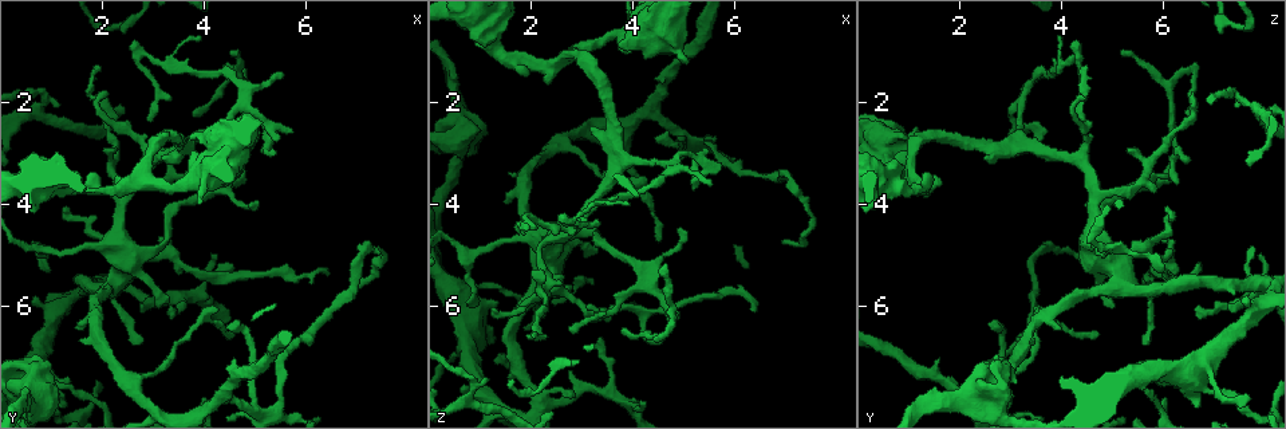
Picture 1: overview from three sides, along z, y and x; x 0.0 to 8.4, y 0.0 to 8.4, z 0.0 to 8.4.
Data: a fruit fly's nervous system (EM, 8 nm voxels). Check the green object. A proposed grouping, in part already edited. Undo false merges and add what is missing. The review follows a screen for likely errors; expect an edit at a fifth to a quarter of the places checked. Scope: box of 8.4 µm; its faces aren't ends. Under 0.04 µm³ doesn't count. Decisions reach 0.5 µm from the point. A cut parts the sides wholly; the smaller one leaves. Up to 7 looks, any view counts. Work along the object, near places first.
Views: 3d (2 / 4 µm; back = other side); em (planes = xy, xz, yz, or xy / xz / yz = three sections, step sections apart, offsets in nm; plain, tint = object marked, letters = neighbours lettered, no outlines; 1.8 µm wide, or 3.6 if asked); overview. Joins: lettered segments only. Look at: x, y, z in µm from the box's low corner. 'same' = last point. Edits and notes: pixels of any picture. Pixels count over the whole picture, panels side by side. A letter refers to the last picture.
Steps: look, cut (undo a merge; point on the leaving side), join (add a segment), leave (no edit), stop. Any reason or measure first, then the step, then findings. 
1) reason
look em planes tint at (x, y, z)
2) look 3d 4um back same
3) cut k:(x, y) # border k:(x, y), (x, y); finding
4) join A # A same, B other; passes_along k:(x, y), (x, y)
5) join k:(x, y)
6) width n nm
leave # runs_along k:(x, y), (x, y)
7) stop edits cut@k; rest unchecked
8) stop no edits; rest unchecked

sudden change in width
look em 3.6um planes tint at (1.15, 3.55, 0.65)

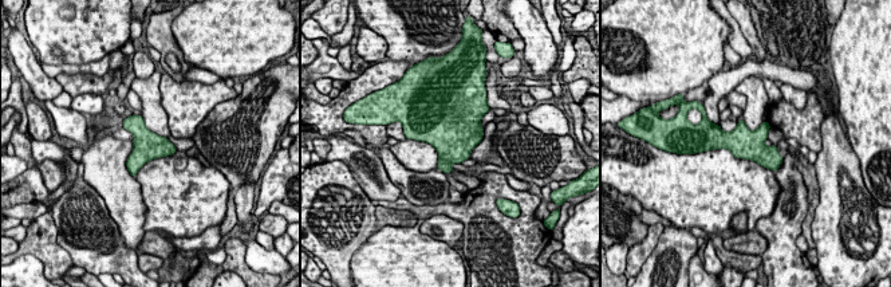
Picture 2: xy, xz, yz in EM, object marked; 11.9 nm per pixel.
look em 3.6um planes letters same

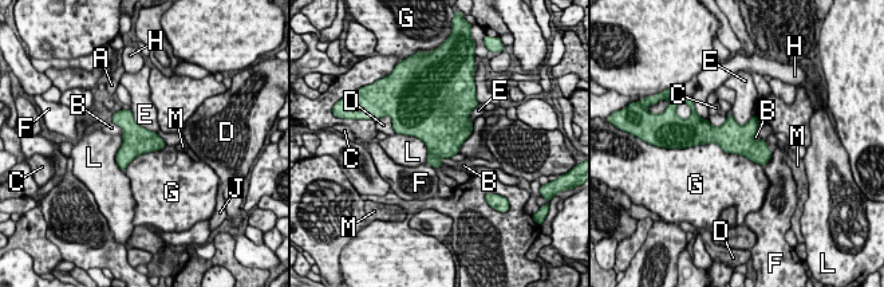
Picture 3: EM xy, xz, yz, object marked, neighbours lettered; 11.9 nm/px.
leave # A other, B other, C other, D other, E other, F other, G other, H other, J other, L other, M other; border 3:(113, 121), (123, 134); one neuron here

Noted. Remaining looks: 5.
thin end
look em planes plain at (4.40, 6.40, 2.70)

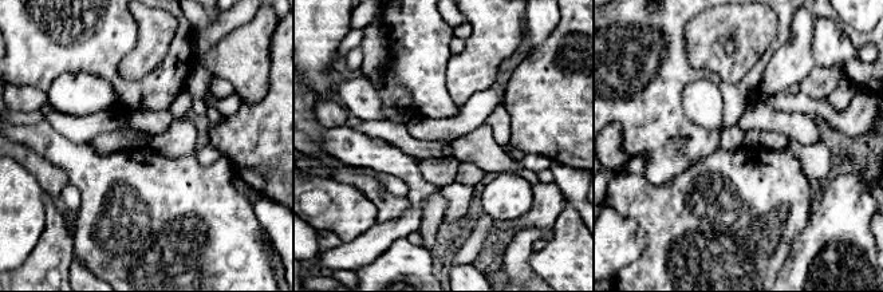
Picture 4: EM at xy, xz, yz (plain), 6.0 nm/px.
look em planes letters same

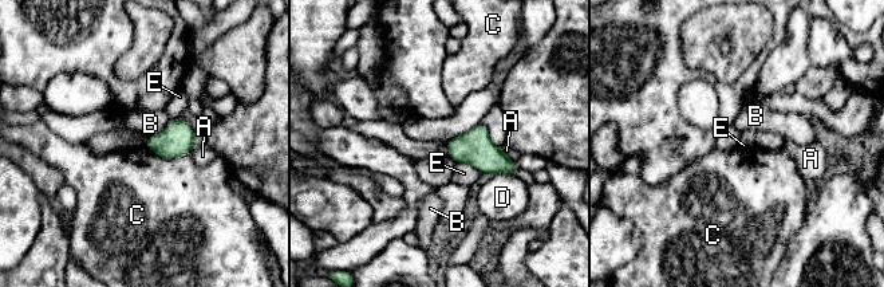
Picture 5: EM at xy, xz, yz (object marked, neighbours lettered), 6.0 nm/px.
leave # A other, B other, C other, D other, E other; border 5:(456, 161), (466, 161), (481, 173); none of them fits

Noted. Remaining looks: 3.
sharp bend
look em 3.6um planes letters at (0.70, 7.15, 6.55)

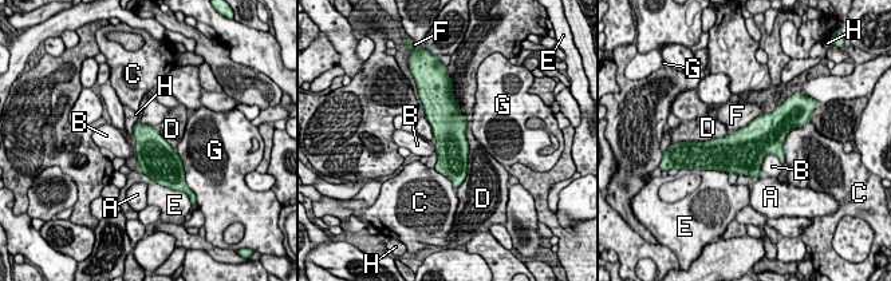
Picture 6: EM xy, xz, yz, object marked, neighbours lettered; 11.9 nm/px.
leave # A other, B other, C other, D other, E other, F other, G other, H other; border 6:(775, 154), (764, 158), (761, 174); all the same neuron

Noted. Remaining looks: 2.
stop no edits; rest unchecked

